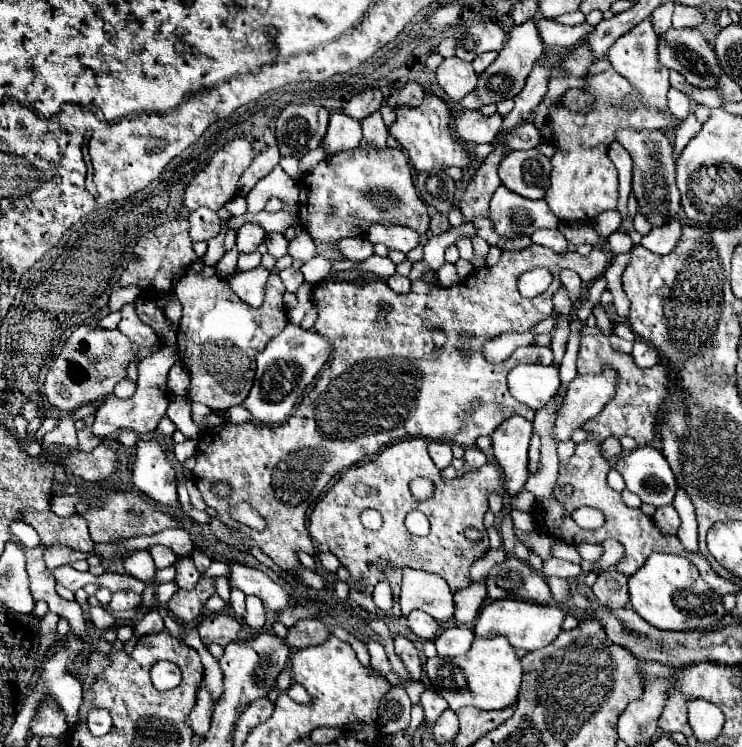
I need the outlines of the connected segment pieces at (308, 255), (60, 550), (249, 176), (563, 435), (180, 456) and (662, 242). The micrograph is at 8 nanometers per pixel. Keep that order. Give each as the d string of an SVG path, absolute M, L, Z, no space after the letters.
M296 225L296 237L290 241L290 249L288 253L292 255L292 259L298 259L298 261L308 261L314 257L316 249L314 249L314 241L312 237L302 229L302 225Z
M52 545L46 549L44 559L46 559L46 567L49 573L52 573L54 567L60 567L64 563L74 563L78 559L88 559L90 553L82 553L82 551L74 551L70 547L62 547L62 545Z
M272 145L272 147L266 147L254 161L252 161L252 165L246 169L246 173L242 175L242 179L240 179L240 193L244 195L244 193L248 193L264 175L268 175L276 165L278 165L278 161L280 161L280 151L278 151L278 147L276 145Z
M604 367L600 373L594 373L594 375L584 375L584 377L576 377L570 385L568 385L568 393L556 413L556 421L554 421L554 433L552 433L552 439L556 443L562 443L562 441L570 441L572 433L580 427L584 427L586 421L594 419L602 409L604 405L614 399L614 391L618 389L618 373L612 369L612 367Z
M186 440L183 443L176 443L173 451L176 459L182 464L197 452L197 441Z
M672 219L670 223L666 223L664 227L652 229L644 239L642 239L642 247L650 249L652 253L658 255L668 255L680 241L682 237L682 225L680 221Z

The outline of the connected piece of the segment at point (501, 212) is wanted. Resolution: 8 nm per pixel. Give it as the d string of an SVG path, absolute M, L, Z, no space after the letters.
M500 185L490 199L490 221L494 223L496 233L506 239L530 237L540 227L558 227L558 219L546 207L544 199L524 199L504 185Z

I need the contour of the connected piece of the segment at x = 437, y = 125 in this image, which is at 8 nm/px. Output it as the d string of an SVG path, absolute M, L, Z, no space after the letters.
M426 95L424 103L416 109L398 109L396 121L388 127L390 135L402 145L408 153L416 171L430 171L430 169L446 169L446 167L468 167L468 151L456 141L450 133L450 109L448 105L438 99L436 95Z

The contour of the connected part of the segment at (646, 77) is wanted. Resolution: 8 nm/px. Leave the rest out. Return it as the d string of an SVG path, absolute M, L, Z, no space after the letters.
M646 19L640 25L636 25L632 31L628 31L626 35L622 35L608 51L608 59L612 63L612 67L630 81L630 85L634 87L634 95L638 101L642 101L644 105L652 107L652 109L668 109L668 101L666 101L666 93L670 89L668 83L668 69L658 61L658 35L652 29L652 21Z

